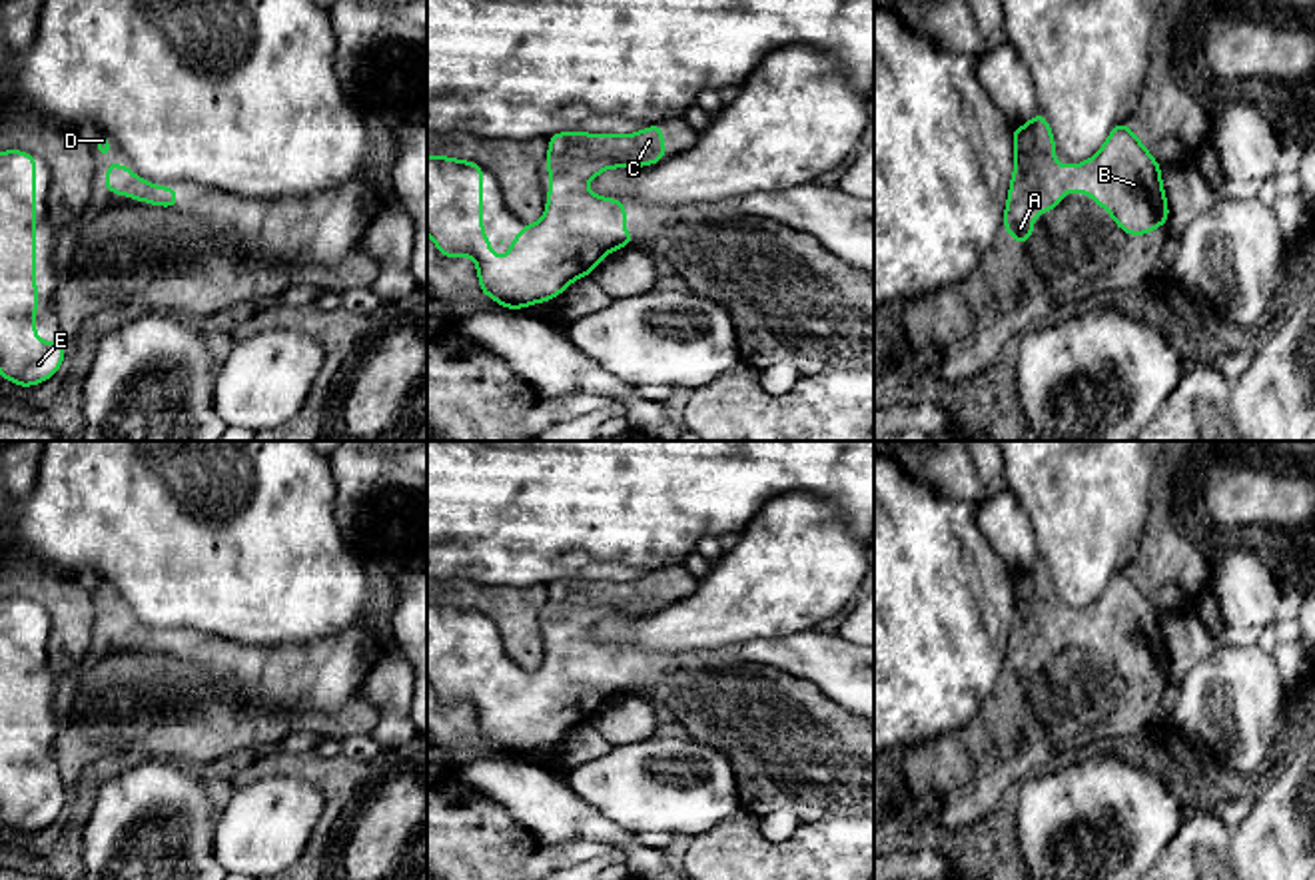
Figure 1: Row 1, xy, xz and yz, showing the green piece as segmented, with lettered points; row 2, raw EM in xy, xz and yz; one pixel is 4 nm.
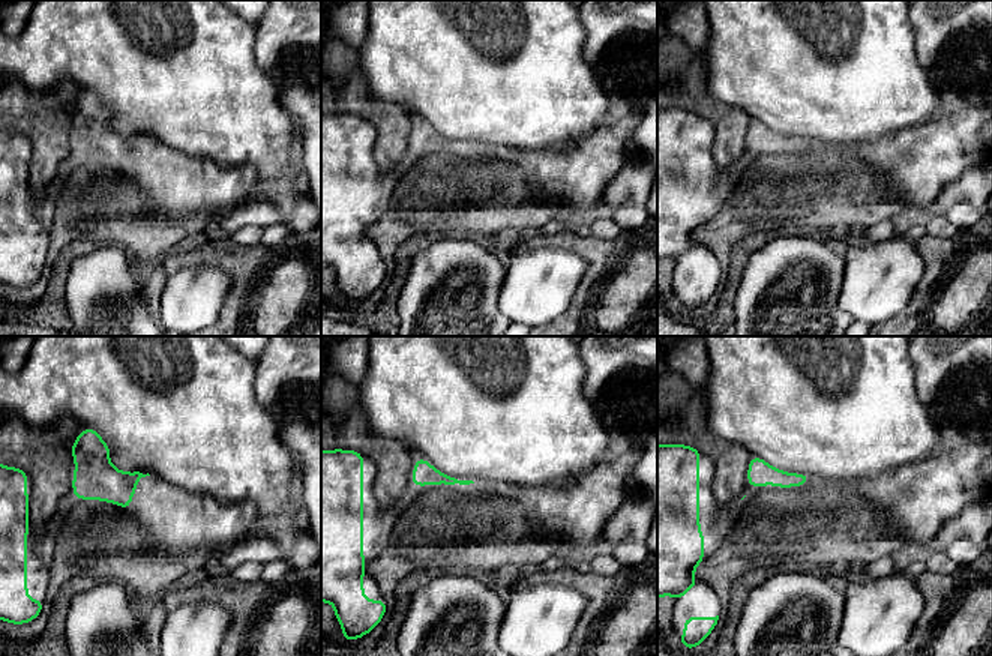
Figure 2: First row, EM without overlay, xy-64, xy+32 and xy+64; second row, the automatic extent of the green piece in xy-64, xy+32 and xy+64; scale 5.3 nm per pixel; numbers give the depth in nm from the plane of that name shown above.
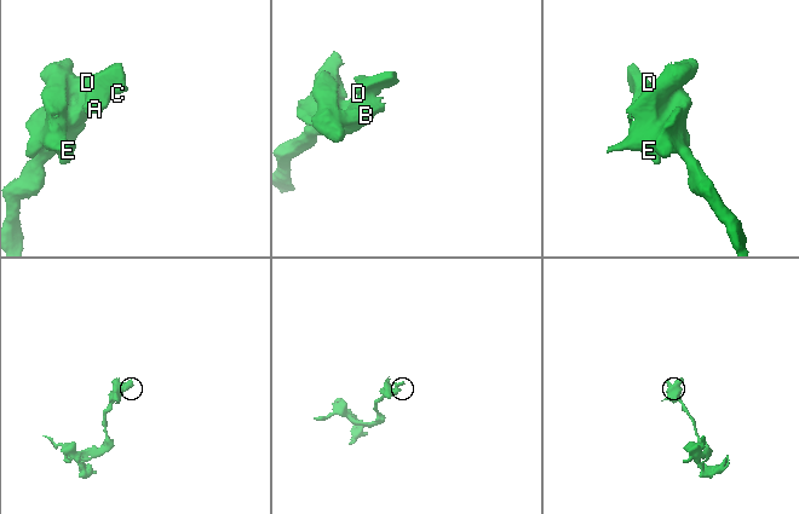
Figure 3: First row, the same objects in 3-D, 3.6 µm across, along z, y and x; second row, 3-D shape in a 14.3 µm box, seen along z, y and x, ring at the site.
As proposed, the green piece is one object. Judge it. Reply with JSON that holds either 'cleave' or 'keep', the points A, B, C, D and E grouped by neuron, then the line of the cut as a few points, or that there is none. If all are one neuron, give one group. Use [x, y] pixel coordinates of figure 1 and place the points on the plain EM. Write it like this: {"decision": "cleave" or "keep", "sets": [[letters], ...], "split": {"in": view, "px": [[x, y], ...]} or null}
{"decision": "keep", "sets": [["A", "B", "C", "D", "E"]], "split": null}

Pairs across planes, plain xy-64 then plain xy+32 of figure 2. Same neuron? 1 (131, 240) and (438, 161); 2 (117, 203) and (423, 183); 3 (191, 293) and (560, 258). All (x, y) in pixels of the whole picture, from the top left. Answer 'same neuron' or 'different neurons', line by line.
1: same neuron
2: same neuron
3: same neuron

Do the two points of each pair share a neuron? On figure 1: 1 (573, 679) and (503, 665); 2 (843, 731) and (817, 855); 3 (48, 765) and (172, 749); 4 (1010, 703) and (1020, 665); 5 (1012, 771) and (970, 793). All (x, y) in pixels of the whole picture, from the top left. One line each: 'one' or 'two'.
1: one
2: two
3: two
4: one
5: one

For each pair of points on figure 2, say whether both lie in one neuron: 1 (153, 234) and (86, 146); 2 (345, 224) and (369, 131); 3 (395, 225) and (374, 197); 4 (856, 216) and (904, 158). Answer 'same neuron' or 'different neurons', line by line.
1: different neurons
2: same neuron
3: different neurons
4: different neurons

